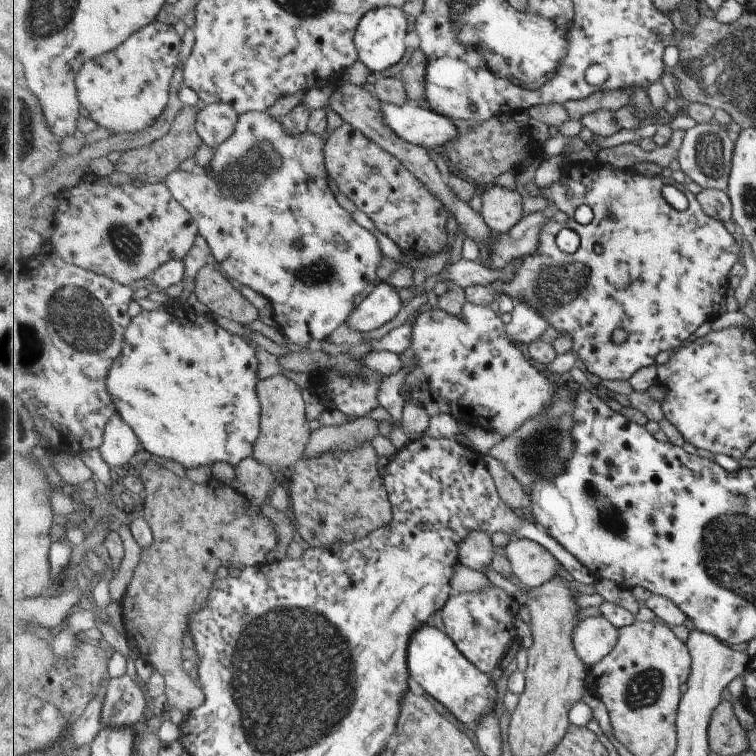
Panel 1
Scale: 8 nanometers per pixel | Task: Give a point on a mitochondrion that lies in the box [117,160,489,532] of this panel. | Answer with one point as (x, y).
(324, 272)

